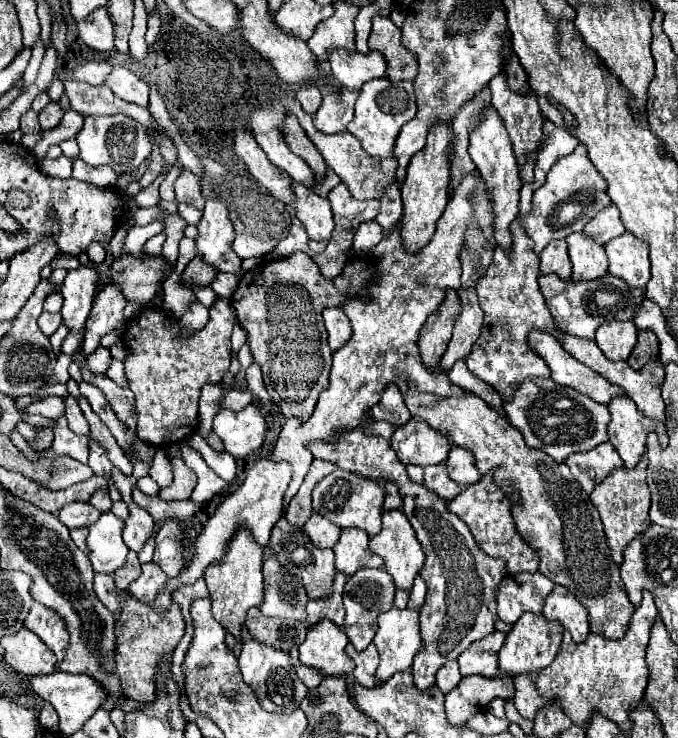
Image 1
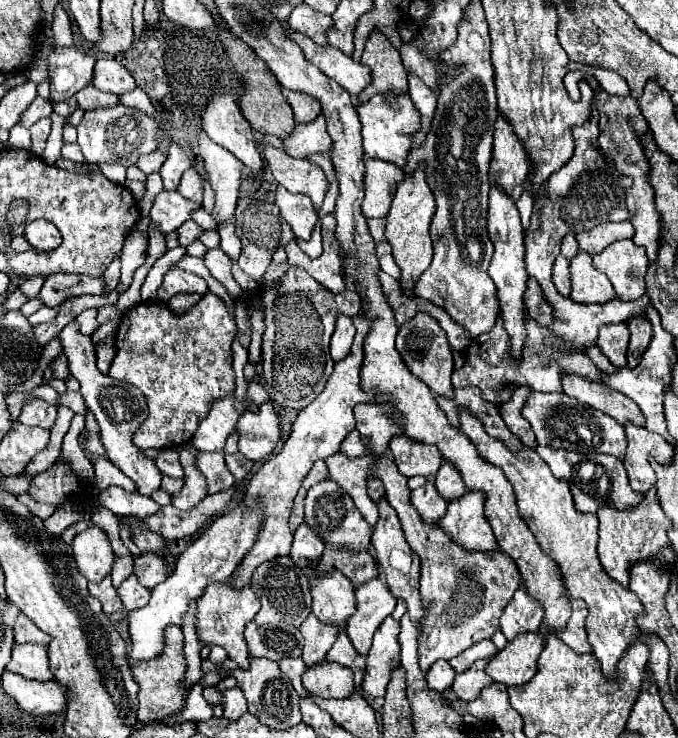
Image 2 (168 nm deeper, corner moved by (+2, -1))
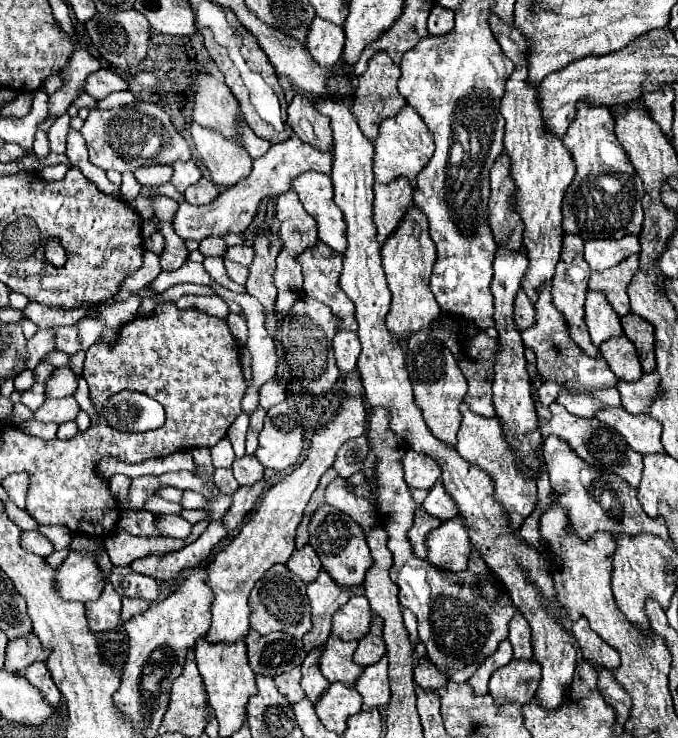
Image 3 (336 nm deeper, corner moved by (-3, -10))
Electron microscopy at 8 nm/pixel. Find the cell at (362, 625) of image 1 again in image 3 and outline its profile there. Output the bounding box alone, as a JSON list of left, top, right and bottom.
[353,616,387,666]

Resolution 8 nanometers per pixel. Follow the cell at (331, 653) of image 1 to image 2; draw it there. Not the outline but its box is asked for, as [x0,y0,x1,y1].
[302,659,354,699]

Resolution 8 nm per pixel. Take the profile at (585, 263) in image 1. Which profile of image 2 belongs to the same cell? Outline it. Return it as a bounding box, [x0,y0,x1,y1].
[570,251,616,303]

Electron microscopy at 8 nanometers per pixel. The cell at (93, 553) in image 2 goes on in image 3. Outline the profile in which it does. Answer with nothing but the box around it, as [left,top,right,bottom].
[55,550,105,602]

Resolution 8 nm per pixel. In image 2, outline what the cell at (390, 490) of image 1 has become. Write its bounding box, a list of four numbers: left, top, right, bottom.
[368,477,384,503]

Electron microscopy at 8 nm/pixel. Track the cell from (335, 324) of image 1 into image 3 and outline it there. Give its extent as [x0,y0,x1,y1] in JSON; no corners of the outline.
[333,330,361,374]

